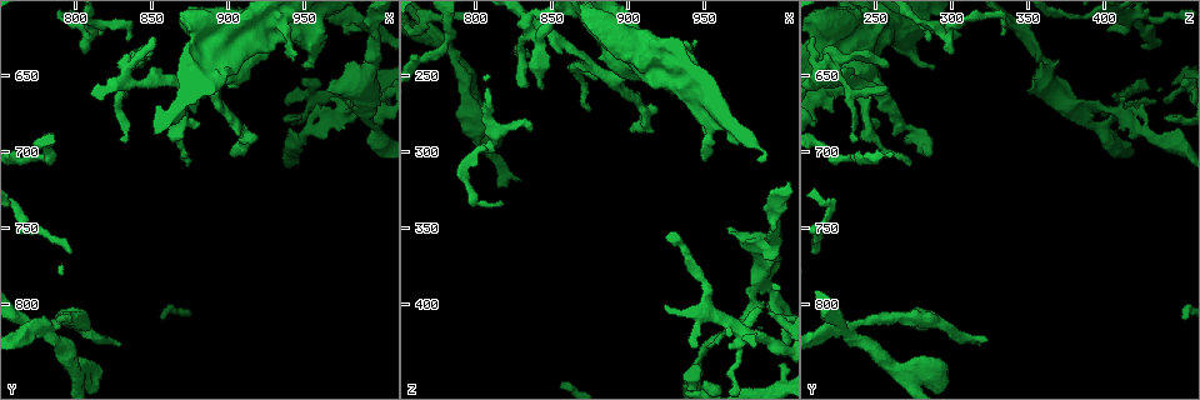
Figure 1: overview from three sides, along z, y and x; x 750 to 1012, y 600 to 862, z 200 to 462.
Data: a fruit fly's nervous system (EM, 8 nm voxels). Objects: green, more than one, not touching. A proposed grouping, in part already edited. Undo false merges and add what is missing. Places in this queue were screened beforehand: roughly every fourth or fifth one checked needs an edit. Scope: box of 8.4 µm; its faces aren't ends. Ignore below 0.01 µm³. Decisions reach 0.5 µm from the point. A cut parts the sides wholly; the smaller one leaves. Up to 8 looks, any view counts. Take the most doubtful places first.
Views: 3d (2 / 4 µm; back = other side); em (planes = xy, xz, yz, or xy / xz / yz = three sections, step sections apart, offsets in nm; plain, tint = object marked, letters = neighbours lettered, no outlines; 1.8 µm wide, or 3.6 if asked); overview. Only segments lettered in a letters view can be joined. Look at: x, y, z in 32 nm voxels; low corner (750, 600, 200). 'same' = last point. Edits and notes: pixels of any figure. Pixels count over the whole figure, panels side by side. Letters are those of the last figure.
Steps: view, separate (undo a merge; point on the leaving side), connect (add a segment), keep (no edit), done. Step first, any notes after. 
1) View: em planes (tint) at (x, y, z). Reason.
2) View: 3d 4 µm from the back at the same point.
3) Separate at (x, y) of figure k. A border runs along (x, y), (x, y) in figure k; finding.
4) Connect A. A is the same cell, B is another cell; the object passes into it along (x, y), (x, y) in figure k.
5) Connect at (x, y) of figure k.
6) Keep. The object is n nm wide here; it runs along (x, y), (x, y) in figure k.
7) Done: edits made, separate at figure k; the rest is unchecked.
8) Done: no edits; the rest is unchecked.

View: em planes (tint) at (784, 820, 234). Sudden change in width.

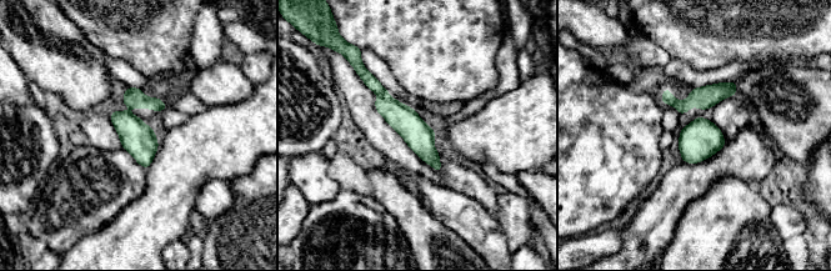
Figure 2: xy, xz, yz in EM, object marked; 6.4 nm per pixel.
View: em planes (letters) at the same point. What lies round it.

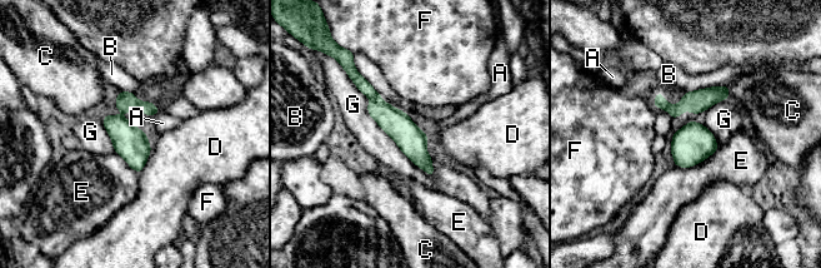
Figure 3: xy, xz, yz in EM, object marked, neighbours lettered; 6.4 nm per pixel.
Separate at (359, 80) of figure 3. A, B, C, D, E, F and G are other cells; the part that leaves runs along (725, 88), (679, 108), (659, 95) in figure 3; a second neuron is stuck on.

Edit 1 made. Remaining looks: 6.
View: overview. See it whole again.

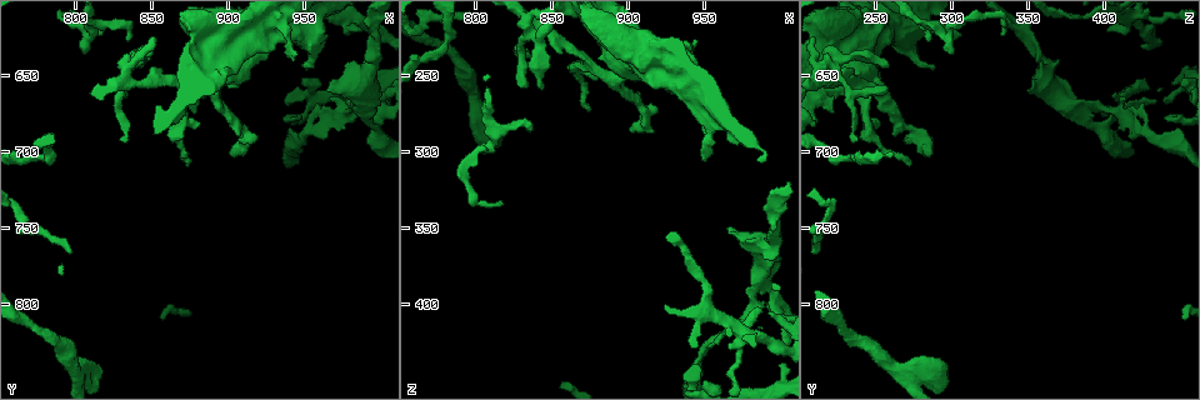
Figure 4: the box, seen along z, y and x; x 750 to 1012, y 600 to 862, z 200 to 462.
View: em planes (letters) at (910, 688, 282). Sharp bend.

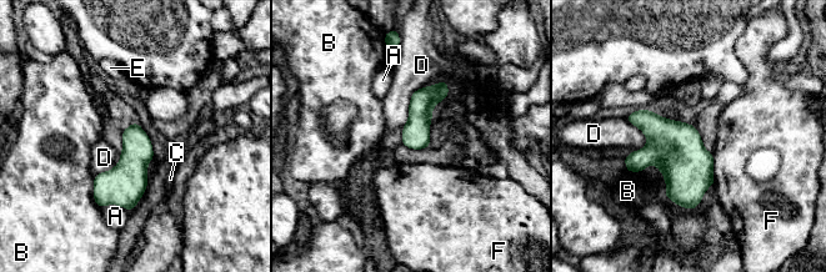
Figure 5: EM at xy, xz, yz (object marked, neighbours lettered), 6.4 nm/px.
Keep. A, B, C, D, E and F are other cells; all the same neuron.

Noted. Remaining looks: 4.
View: em xz step 4 (tint) at (950, 624, 304). An open end.

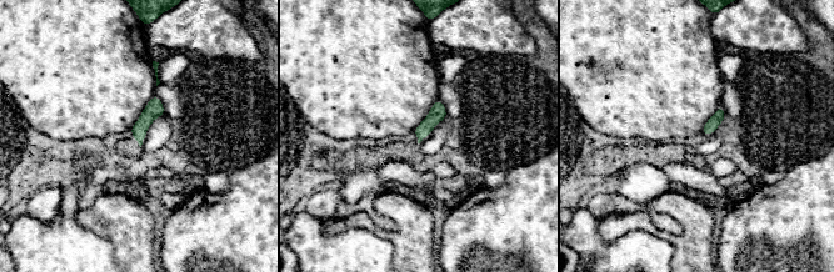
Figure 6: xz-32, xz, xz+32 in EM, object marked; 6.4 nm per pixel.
View: em xz step 4 (letters) at the same point. See the neighbours.

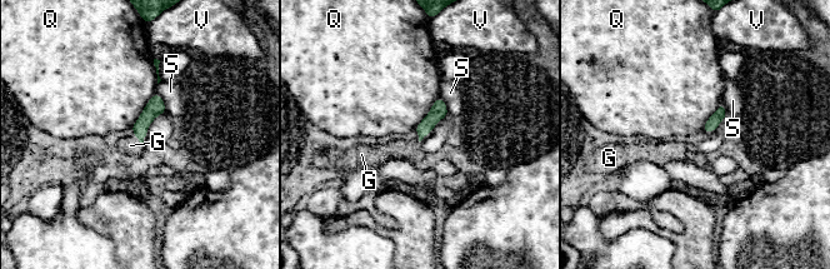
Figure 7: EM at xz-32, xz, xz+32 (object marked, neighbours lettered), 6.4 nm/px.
Connect G. The longest contact is with Q, 280 nm; G is the same cell, Q, S and V are other cells; it goes on there.

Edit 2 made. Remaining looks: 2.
Done: edits made, separate at figure 3, connect at figure 7; the rest is unchecked.

